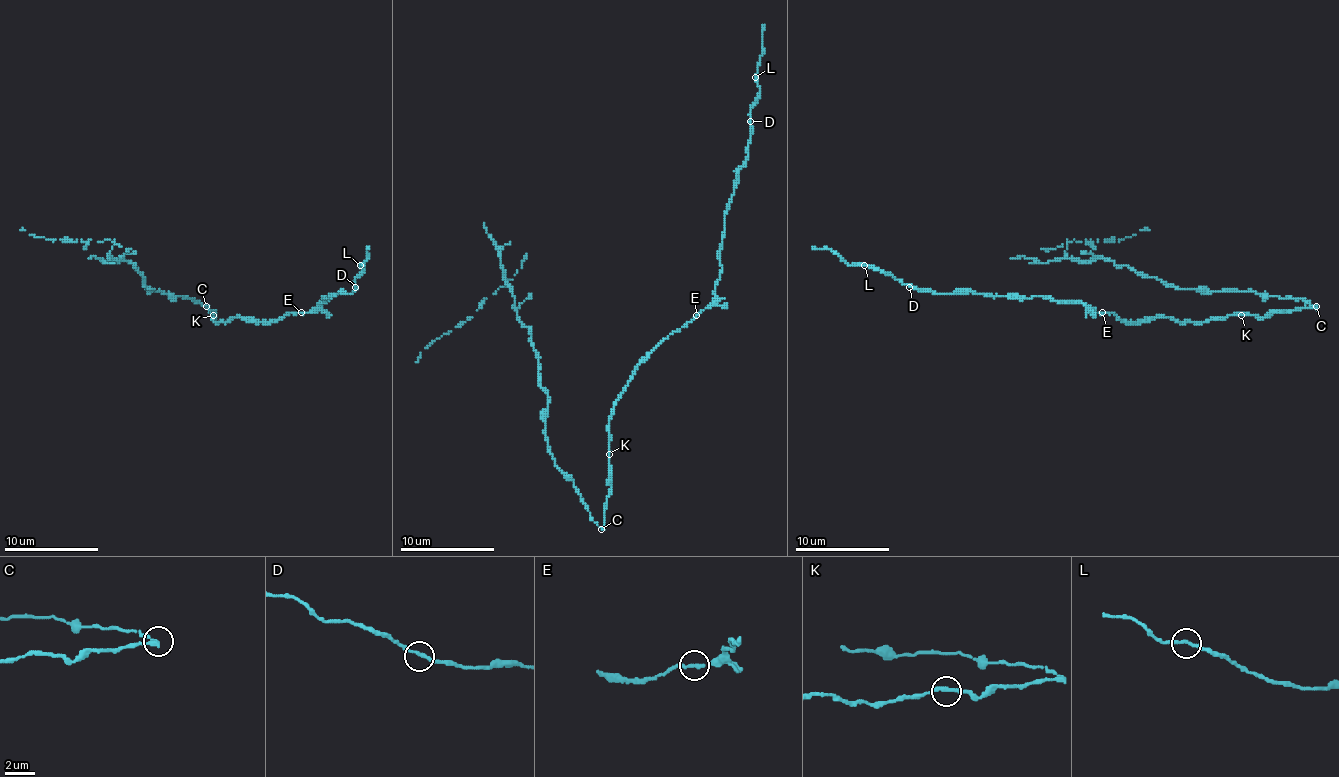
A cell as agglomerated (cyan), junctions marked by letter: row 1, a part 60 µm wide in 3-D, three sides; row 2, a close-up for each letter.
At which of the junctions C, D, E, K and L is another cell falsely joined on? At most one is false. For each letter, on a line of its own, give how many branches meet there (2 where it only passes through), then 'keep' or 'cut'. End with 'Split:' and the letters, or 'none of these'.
C: 2 | cut
D: 2 | keep
E: 2 | keep
K: 2 | keep
L: 2 | keep
Split: C

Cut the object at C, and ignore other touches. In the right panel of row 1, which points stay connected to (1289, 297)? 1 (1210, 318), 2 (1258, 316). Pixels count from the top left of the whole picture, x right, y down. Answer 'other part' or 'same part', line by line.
1: other part
2: other part

